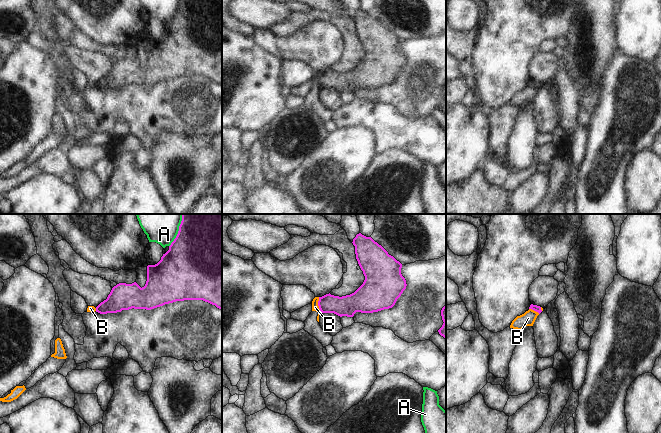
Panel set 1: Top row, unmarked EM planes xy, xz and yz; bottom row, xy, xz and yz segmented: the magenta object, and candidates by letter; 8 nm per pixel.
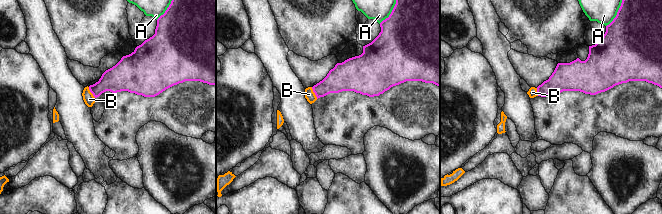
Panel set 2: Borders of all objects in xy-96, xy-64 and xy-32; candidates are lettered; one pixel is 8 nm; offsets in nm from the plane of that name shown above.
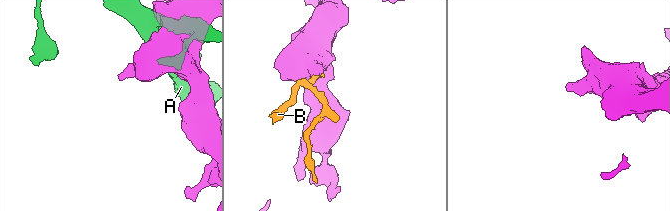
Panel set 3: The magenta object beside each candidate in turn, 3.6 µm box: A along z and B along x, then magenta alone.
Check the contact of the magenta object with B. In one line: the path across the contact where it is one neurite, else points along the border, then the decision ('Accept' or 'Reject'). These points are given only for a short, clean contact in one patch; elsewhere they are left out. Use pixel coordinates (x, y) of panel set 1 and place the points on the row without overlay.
Boundary: xz (318, 73), (318, 83), (320, 85). Reject.

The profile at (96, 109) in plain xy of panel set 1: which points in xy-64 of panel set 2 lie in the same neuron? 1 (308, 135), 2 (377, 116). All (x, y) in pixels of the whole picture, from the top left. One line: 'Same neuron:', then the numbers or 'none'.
Same neuron: 2

